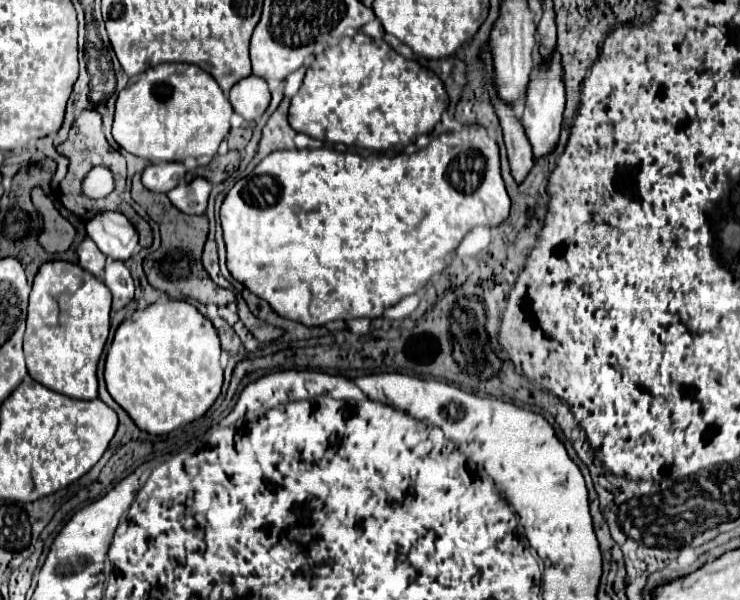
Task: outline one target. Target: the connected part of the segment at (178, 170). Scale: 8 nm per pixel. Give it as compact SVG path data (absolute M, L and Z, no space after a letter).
M182 162L150 164L142 174L142 182L152 192L170 192L174 186L178 186L184 174L186 174L186 168Z

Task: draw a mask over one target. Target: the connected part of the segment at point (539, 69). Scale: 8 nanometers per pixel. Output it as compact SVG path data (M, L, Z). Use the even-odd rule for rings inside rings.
M534 52L536 60L536 72L532 74L532 80L528 84L528 96L524 102L524 112L522 112L522 124L528 134L528 142L532 146L534 158L544 158L552 154L556 148L556 142L560 138L560 124L562 124L562 112L564 112L564 82L562 82L562 68L560 68L560 54L552 54L552 64L542 66L542 58L538 52Z

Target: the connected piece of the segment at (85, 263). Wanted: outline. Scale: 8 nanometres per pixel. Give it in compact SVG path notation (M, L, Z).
M84 238L82 244L78 246L78 258L80 258L80 266L98 276L102 270L104 270L104 264L106 264L106 256L96 248L96 244L90 240L90 238Z

